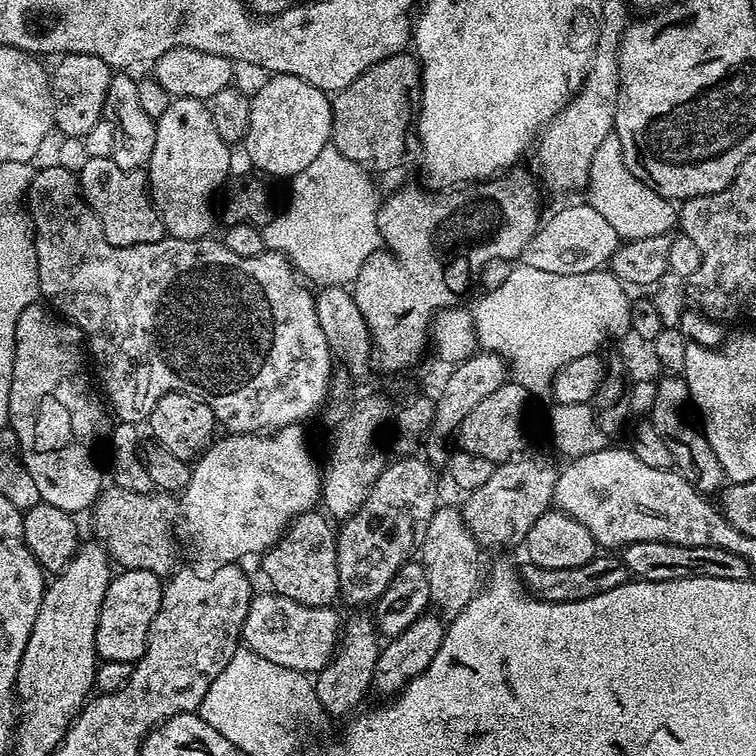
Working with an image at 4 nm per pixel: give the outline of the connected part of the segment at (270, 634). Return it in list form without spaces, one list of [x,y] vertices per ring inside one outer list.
[[[271,590],[253,595],[246,620],[241,628],[245,647],[262,658],[287,669],[315,674],[328,665],[335,655],[342,624],[333,607],[312,607]]]

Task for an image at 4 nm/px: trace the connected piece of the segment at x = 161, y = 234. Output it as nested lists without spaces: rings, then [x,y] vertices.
[[[111,156],[106,158],[88,158],[86,166],[78,174],[80,195],[94,210],[98,222],[102,222],[102,235],[110,246],[129,248],[142,246],[150,242],[165,239],[166,233],[156,206],[146,187],[146,176],[143,171],[122,170]]]

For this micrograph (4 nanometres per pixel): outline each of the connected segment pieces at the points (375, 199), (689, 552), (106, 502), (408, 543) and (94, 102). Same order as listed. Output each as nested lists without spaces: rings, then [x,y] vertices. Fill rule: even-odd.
[[[331,144],[323,147],[317,158],[291,179],[292,196],[286,210],[279,211],[270,223],[263,225],[265,247],[283,254],[305,279],[308,277],[319,285],[339,287],[352,283],[365,261],[383,245],[377,224],[382,194],[371,179],[367,169],[346,158],[336,147]]]
[[[634,542],[622,550],[622,559],[635,579],[650,582],[666,582],[682,578],[747,580],[753,575],[750,566],[741,556],[730,554],[730,550],[718,550],[718,546],[678,546],[666,542]]]
[[[119,486],[105,487],[90,509],[95,539],[103,543],[109,557],[121,569],[150,570],[161,578],[177,567],[178,536],[174,529],[179,515],[180,505],[175,495],[161,490],[135,492]]]
[[[419,455],[402,456],[393,459],[373,482],[365,500],[355,513],[339,525],[336,533],[336,553],[338,554],[338,578],[340,579],[339,599],[348,604],[375,605],[377,598],[390,586],[390,578],[398,574],[398,570],[413,555],[414,549],[423,540],[426,526],[430,526],[430,518],[436,513],[436,472],[427,459]]]
[[[70,52],[59,57],[56,65],[51,65],[52,100],[56,104],[54,110],[55,131],[61,137],[90,134],[90,130],[104,115],[106,90],[110,90],[110,82],[114,69],[102,58],[94,54]]]

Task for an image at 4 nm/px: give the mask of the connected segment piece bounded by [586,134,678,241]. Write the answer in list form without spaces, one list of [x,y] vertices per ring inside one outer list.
[[[615,134],[608,136],[606,142],[602,142],[602,146],[598,146],[594,154],[586,195],[587,203],[591,204],[594,210],[598,210],[625,241],[650,238],[663,232],[671,233],[677,227],[677,205],[662,198],[654,190],[650,190],[650,186],[630,174],[622,158],[622,146]]]

